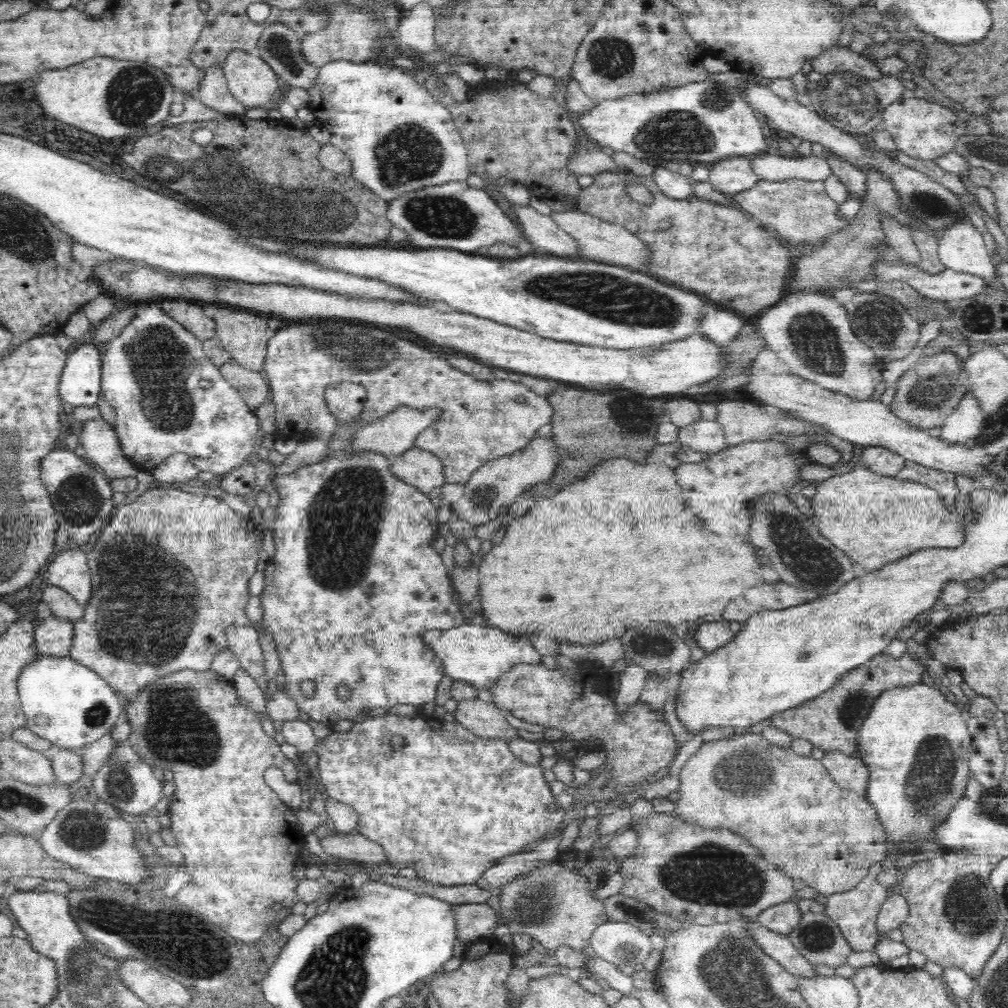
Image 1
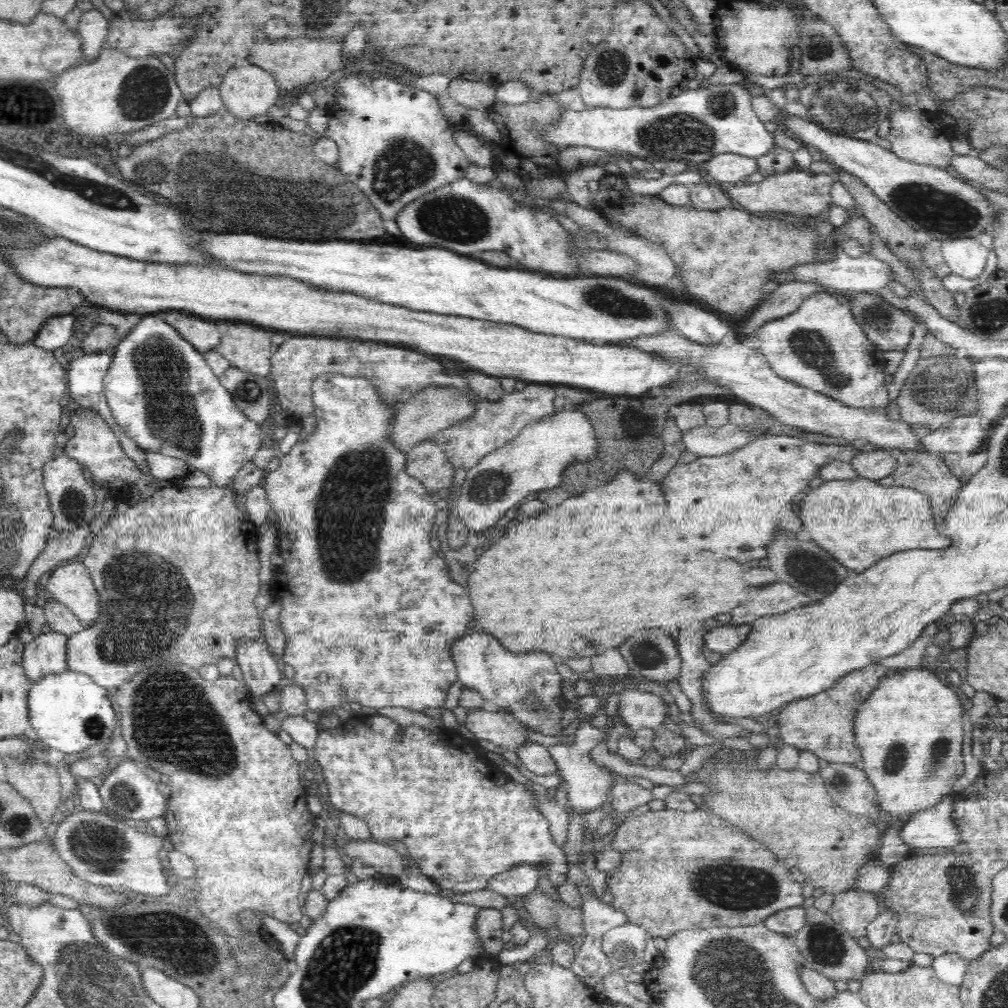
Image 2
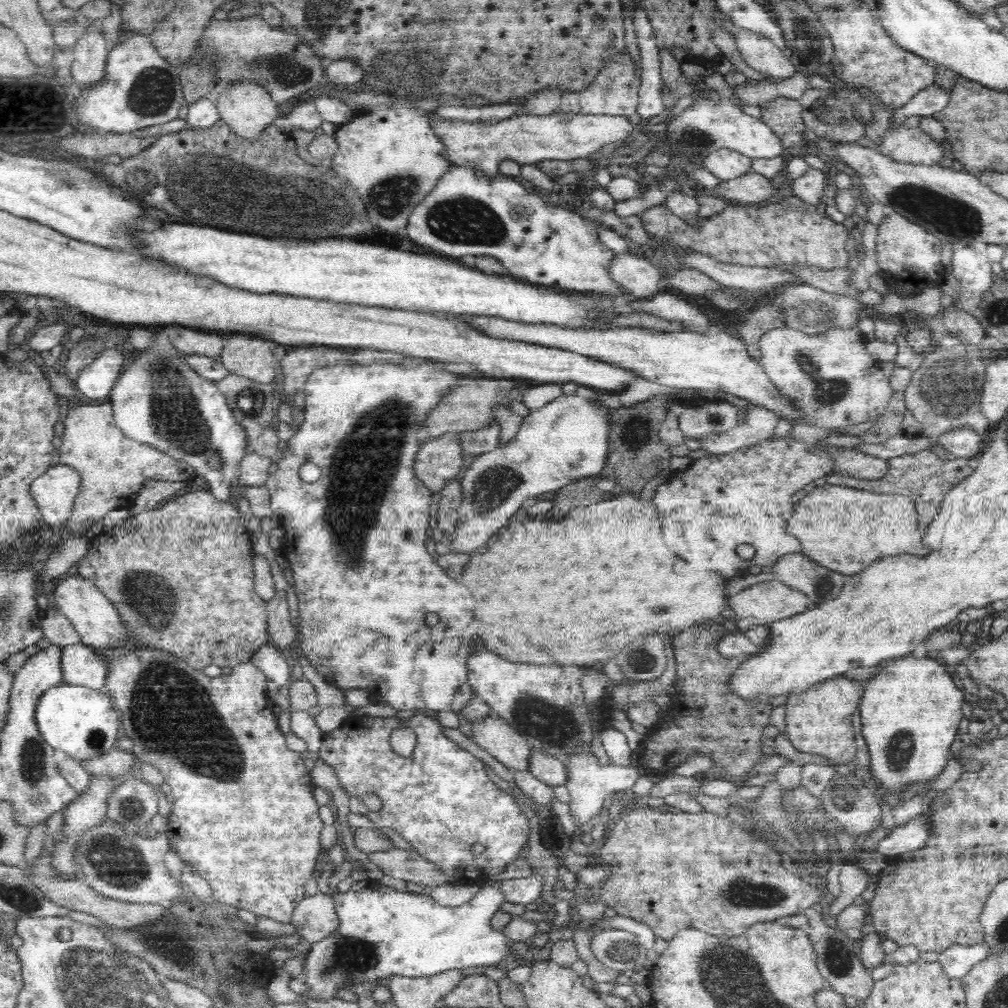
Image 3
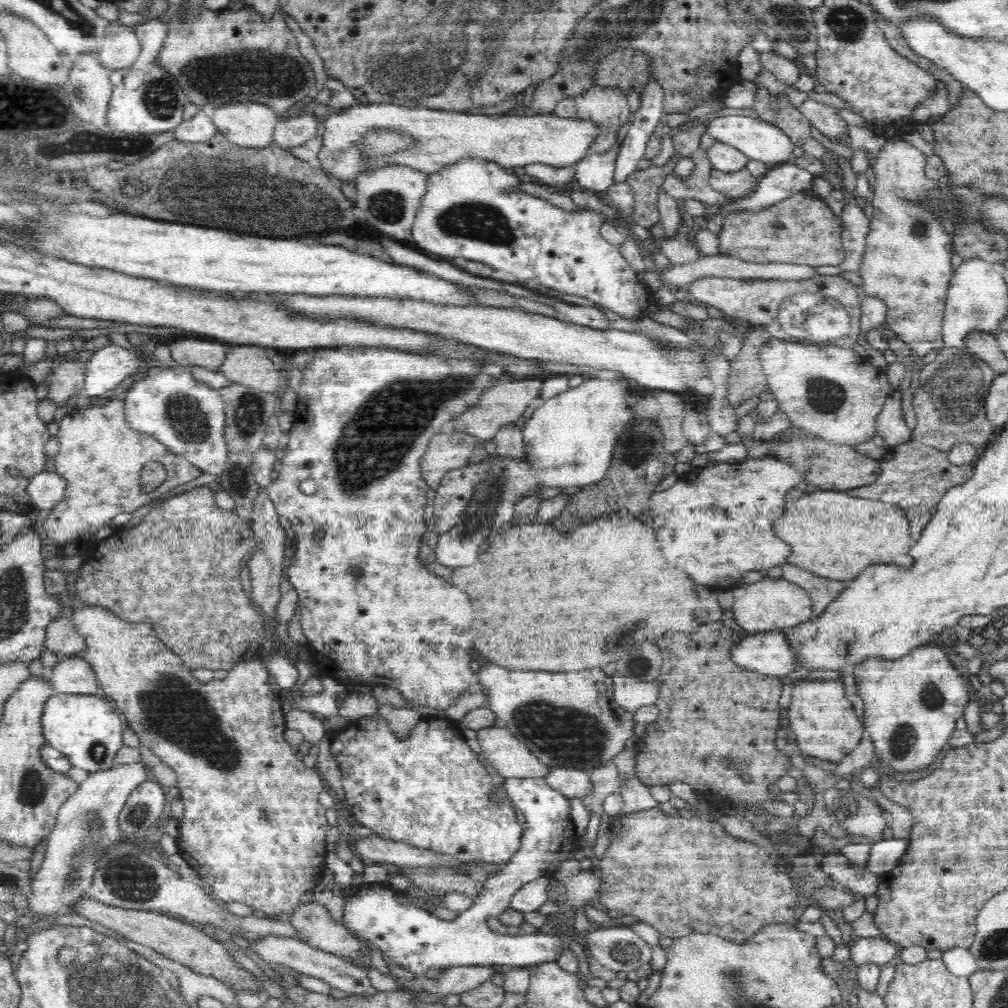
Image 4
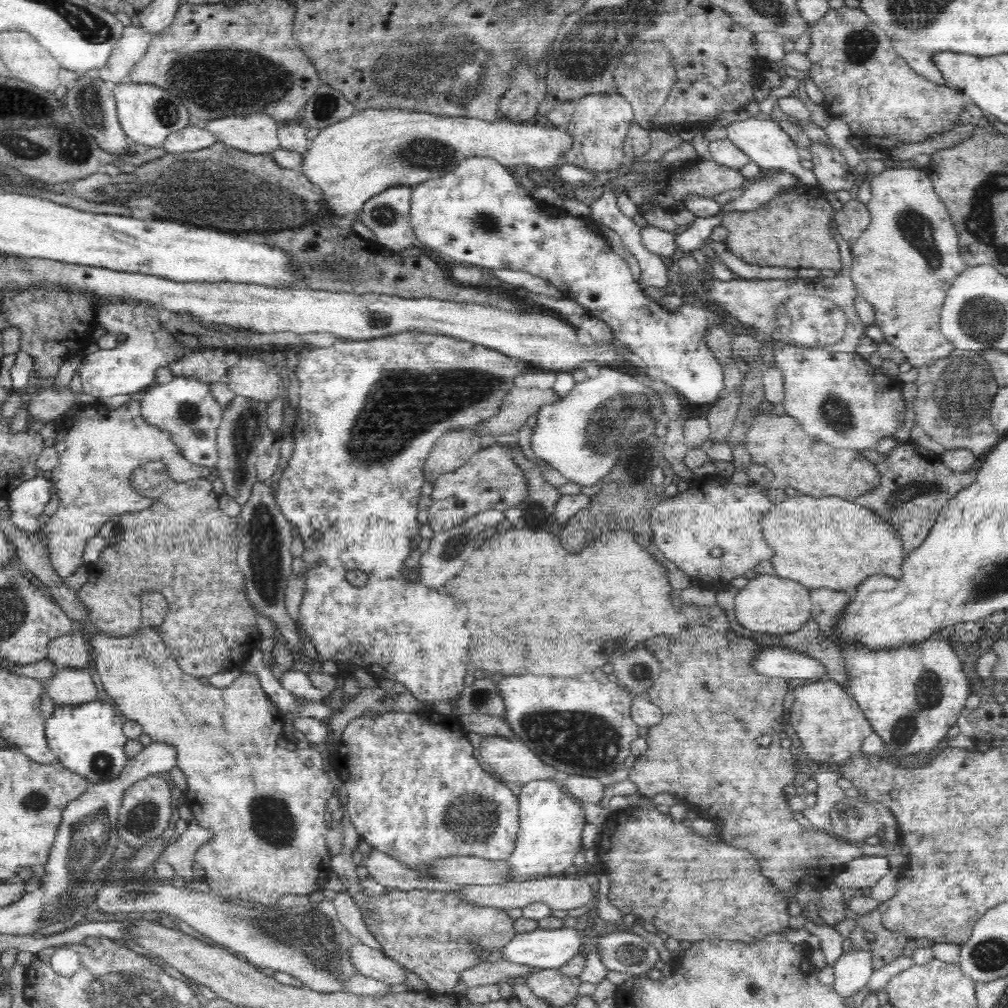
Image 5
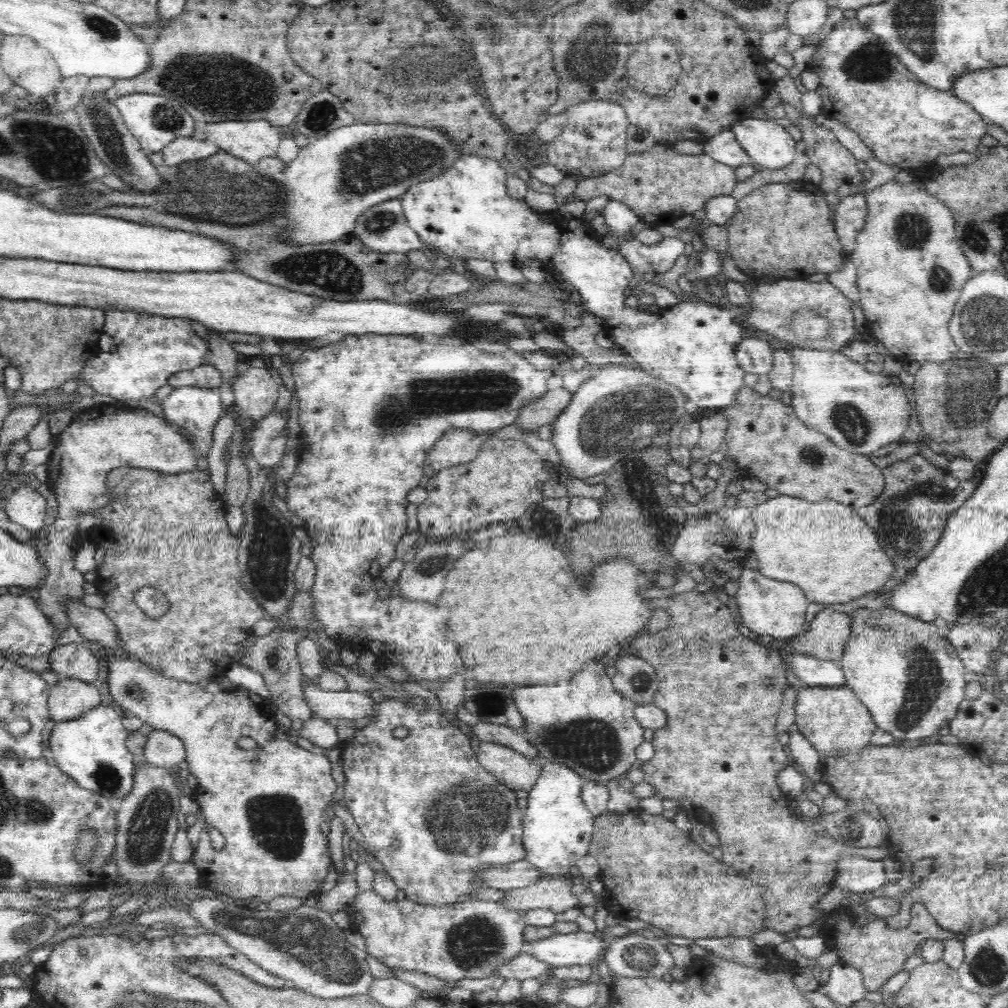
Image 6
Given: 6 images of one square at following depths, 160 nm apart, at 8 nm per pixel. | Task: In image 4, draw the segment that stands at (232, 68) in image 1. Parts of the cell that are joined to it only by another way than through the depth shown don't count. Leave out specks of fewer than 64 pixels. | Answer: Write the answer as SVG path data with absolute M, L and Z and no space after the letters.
M254 101L225 104L210 112L216 128L228 141L245 148L264 148L273 141L278 114Z

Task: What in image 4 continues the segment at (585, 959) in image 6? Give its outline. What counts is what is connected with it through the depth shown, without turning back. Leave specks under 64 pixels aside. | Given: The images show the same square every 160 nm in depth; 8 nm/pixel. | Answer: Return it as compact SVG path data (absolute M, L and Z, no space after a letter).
M510 778L503 786L510 802L524 814L520 848L495 875L484 881L483 889L473 903L459 912L454 920L442 920L424 908L400 901L399 888L360 889L345 902L344 925L360 942L365 952L370 944L380 948L385 960L402 966L408 972L423 976L432 968L452 966L503 965L529 967L555 961L564 948L561 938L537 932L529 923L522 924L522 933L499 935L490 930L489 919L498 918L507 908L514 893L531 880L551 876L560 862L578 855L577 835L570 815L568 797L552 788L543 778Z

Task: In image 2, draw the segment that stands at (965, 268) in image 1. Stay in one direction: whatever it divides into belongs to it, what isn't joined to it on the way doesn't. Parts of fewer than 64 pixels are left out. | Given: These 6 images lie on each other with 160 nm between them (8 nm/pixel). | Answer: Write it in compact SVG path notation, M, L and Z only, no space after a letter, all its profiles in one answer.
M949 238L941 241L941 252L939 256L943 258L951 268L951 272L966 279L979 277L986 268L987 260L986 248L974 238Z

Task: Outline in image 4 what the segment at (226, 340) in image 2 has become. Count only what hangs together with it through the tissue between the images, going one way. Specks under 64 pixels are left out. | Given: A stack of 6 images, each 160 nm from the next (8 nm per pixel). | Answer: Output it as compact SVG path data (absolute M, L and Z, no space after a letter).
M233 345L226 353L219 371L232 383L277 393L284 384L282 369L268 358L264 347Z

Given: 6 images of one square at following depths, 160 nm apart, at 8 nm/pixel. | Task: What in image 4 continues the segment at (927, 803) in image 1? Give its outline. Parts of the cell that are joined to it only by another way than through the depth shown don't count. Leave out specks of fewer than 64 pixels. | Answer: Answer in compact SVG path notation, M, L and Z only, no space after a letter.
M931 643L912 650L908 655L902 656L897 660L882 659L879 657L864 658L864 662L856 666L852 666L851 671L855 675L857 685L857 694L864 701L864 722L866 736L871 739L874 745L876 758L880 760L880 766L886 768L888 773L891 771L900 771L903 773L912 773L921 770L927 770L928 766L934 762L938 752L946 746L946 742L950 740L952 732L956 729L956 721L963 717L965 707L969 704L968 686L964 684L962 676L956 671L956 668L951 664L948 655L943 652L943 649L938 645Z

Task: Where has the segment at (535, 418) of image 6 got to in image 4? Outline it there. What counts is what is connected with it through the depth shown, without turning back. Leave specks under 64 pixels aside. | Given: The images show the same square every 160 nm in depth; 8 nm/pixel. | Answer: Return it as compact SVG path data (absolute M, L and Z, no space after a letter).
M543 378L538 380L519 379L507 383L499 383L496 388L487 388L482 391L476 404L473 404L469 409L465 410L465 413L459 414L448 429L456 431L464 431L466 434L470 434L476 437L478 440L484 441L492 439L495 432L505 424L515 423L526 407L530 404L537 404L539 398L539 392L542 388Z

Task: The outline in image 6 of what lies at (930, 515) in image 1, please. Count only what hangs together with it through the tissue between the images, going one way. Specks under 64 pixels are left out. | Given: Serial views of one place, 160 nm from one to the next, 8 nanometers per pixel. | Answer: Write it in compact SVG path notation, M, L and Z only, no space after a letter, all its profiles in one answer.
M780 494L752 507L751 515L755 524L751 554L755 554L759 562L758 571L768 578L800 586L806 599L813 604L840 604L860 598L868 592L879 592L896 570L894 561L880 545L876 531L856 510L838 501L810 502Z

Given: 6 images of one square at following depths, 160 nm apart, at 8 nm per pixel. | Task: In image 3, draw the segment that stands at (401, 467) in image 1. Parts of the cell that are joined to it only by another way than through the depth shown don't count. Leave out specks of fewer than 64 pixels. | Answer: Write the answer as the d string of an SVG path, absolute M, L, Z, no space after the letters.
M447 432L436 438L424 439L415 456L414 472L431 493L437 493L450 480L458 476L458 472L462 468L462 457L462 445L460 445L458 433Z

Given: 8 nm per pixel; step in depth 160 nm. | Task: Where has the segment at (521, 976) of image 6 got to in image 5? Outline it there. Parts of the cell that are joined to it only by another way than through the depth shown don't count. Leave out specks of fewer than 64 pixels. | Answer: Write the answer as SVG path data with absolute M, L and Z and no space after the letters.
M499 959L494 963L479 962L472 968L461 972L459 981L464 983L467 988L476 986L486 986L489 984L502 985L507 976L526 977L537 969L533 965L516 964L507 960Z

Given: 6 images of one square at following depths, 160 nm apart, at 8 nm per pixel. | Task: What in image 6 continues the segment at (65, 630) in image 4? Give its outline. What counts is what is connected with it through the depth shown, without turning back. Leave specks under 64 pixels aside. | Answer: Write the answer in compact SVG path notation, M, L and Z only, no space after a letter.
M64 644L50 652L50 671L58 674L60 680L82 680L93 684L98 679L98 658L92 654L86 644Z

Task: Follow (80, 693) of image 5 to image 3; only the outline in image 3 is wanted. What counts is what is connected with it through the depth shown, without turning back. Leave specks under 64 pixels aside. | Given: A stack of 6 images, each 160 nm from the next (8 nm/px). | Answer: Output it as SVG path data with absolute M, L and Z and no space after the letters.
M82 643L62 648L61 668L63 682L97 691L104 689L109 674L109 663L94 648Z

